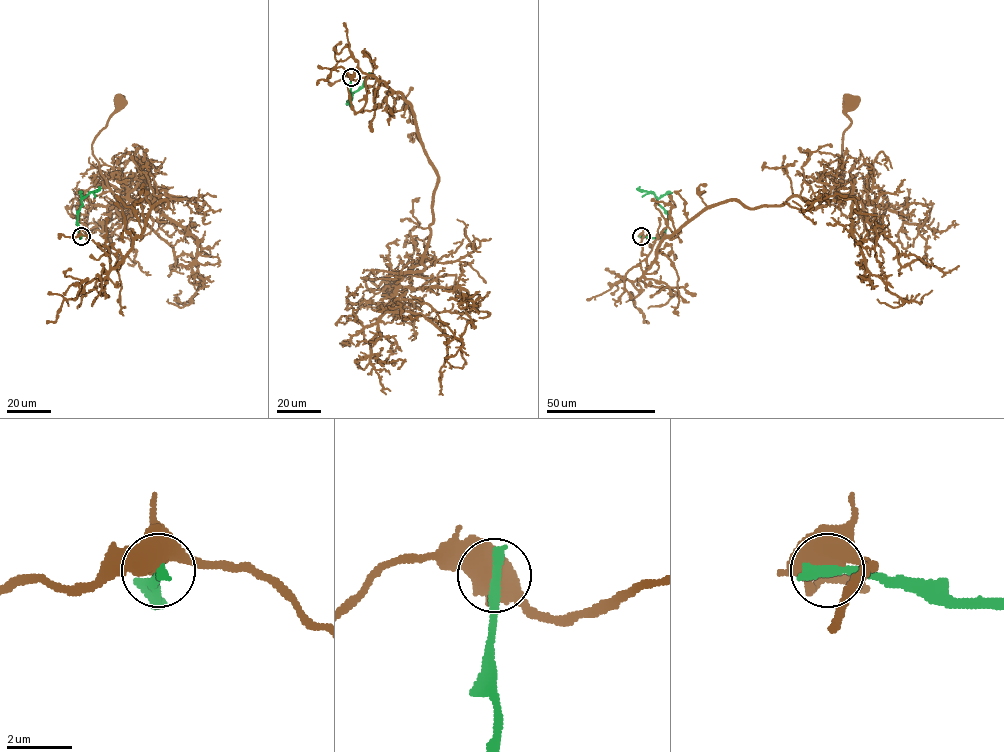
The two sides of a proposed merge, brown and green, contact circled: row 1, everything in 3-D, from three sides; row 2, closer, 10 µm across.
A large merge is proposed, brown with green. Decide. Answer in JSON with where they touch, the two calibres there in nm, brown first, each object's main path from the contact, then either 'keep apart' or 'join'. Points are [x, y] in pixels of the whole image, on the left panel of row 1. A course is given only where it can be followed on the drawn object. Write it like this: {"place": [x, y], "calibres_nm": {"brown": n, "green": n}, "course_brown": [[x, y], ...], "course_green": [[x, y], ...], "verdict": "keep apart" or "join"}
{"place": [81, 236], "calibres_nm": {"brown": 550, "green": 400}, "course_brown": [[80, 236], [115, 267], [149, 211], [167, 206], [117, 196], [93, 154], [120, 103]], "course_green": [[81, 236], [77, 213], [81, 200], [98, 191], [99, 186]], "verdict": "keep apart"}

